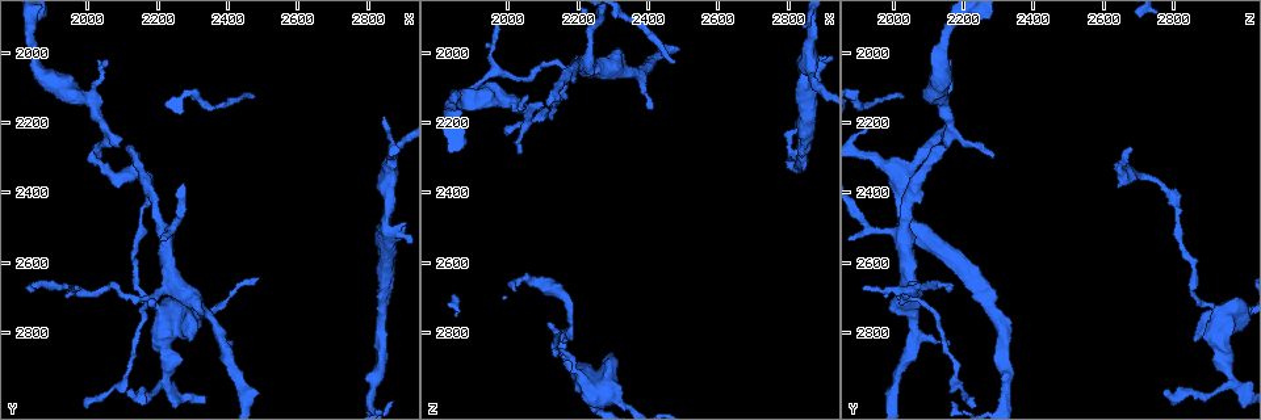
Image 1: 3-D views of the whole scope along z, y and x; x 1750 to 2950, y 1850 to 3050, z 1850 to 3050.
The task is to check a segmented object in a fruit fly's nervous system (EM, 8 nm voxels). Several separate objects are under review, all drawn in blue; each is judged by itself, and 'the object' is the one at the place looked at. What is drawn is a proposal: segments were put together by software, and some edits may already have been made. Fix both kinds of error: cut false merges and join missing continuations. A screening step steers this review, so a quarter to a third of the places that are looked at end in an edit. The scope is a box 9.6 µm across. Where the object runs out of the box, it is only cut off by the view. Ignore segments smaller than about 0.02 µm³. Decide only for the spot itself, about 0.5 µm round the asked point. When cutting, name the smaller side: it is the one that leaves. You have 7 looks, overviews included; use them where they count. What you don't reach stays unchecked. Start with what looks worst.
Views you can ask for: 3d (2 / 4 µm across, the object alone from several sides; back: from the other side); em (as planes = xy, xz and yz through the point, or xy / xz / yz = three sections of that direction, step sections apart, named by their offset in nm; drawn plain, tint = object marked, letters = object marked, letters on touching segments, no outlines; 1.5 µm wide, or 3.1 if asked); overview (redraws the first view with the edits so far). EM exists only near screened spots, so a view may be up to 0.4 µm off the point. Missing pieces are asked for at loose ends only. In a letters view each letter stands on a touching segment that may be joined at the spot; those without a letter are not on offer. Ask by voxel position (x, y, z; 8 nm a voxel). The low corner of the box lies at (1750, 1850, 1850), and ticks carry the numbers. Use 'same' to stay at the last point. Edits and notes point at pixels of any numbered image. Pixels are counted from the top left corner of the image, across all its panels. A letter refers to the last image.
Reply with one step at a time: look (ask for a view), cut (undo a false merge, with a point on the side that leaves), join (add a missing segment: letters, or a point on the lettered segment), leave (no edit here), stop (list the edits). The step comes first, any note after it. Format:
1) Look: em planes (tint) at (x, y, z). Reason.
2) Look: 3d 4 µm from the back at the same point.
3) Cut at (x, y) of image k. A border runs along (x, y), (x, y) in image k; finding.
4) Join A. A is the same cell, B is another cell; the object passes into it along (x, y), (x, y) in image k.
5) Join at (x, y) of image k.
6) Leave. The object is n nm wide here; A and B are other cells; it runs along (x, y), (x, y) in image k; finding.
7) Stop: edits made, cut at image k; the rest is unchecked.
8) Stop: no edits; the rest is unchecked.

Look: em planes (letters) at (2020, 2280, 2670). Branch stops here.

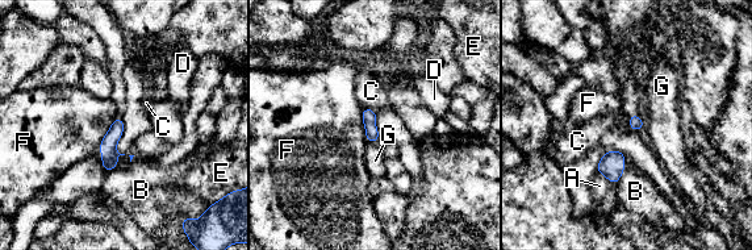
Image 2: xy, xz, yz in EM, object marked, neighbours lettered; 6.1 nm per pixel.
Leave. A, B, C, D, E, F and G are other cells; a border runs along (363, 108), (364, 137), (368, 141) in image 2; none of them fits.

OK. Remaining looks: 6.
Look: 3d 2 µm at (2300, 2820, 2870). Free end.

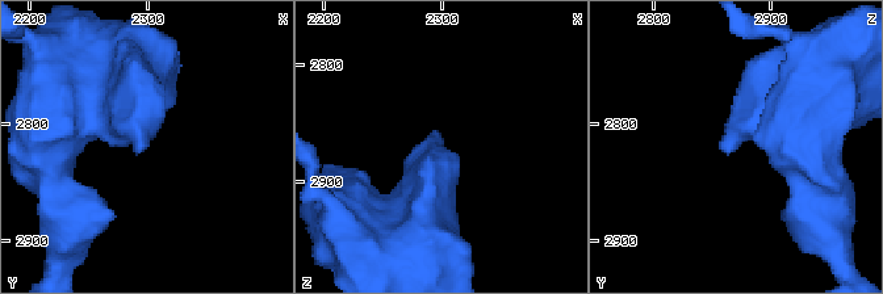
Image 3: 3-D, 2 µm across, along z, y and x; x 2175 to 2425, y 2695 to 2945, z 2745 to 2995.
Look: em planes (tint) at (2292, 2824, 2862). Need the tissue.

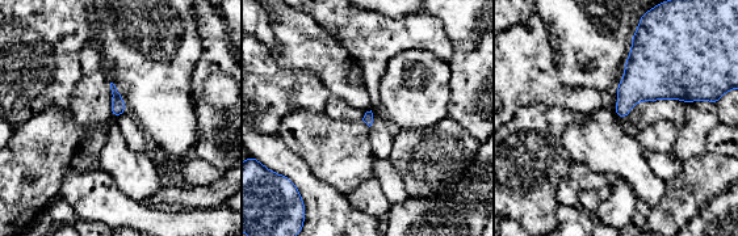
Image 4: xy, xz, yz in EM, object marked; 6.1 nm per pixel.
Look: em planes (letters) at the same point. See the neighbours.

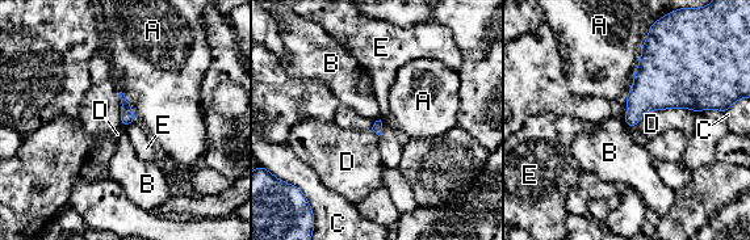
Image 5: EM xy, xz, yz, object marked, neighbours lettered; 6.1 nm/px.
Leave. A, B, C, D and E are other cells; a border runs along (381, 120), (381, 133), (378, 135) in image 5; none of them fits.

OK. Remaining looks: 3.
Look: 3d 2 µm at (1830, 2660, 2170). Thin end.

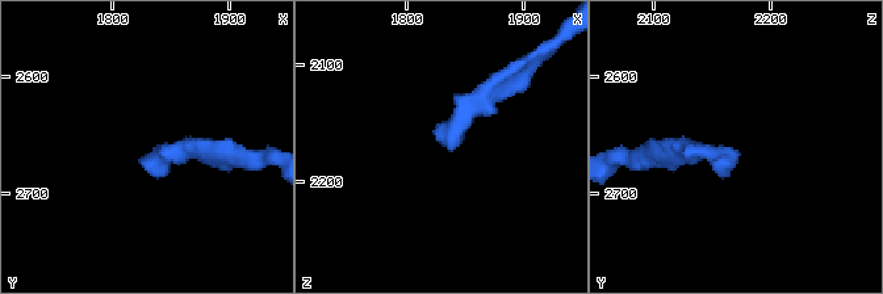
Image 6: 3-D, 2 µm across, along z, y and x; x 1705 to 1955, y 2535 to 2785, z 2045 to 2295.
Look: em xy step 4 (tint) at (1838, 2664, 2172).

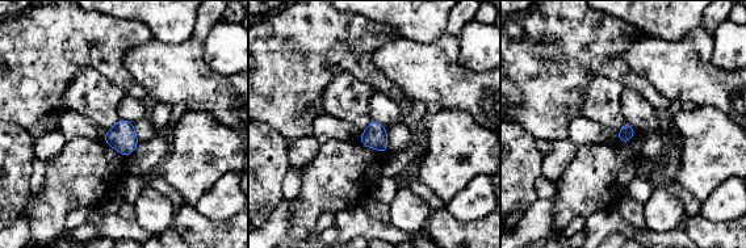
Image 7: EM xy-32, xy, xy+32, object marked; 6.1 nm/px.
Look: em planes (letters) at the same point. Another direction.

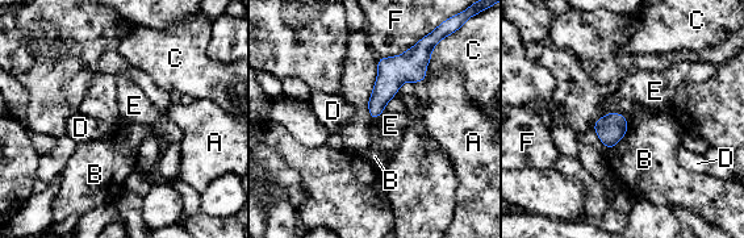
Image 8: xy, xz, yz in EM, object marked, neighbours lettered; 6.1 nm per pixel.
Leave. The object is 120 nm wide here; A, B, C, D, E and F are other cells; a border runs along (628, 122), (625, 134), (607, 149) in image 8; none of them fits.

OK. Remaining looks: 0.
Stop: no edits; the rest is unchecked.

